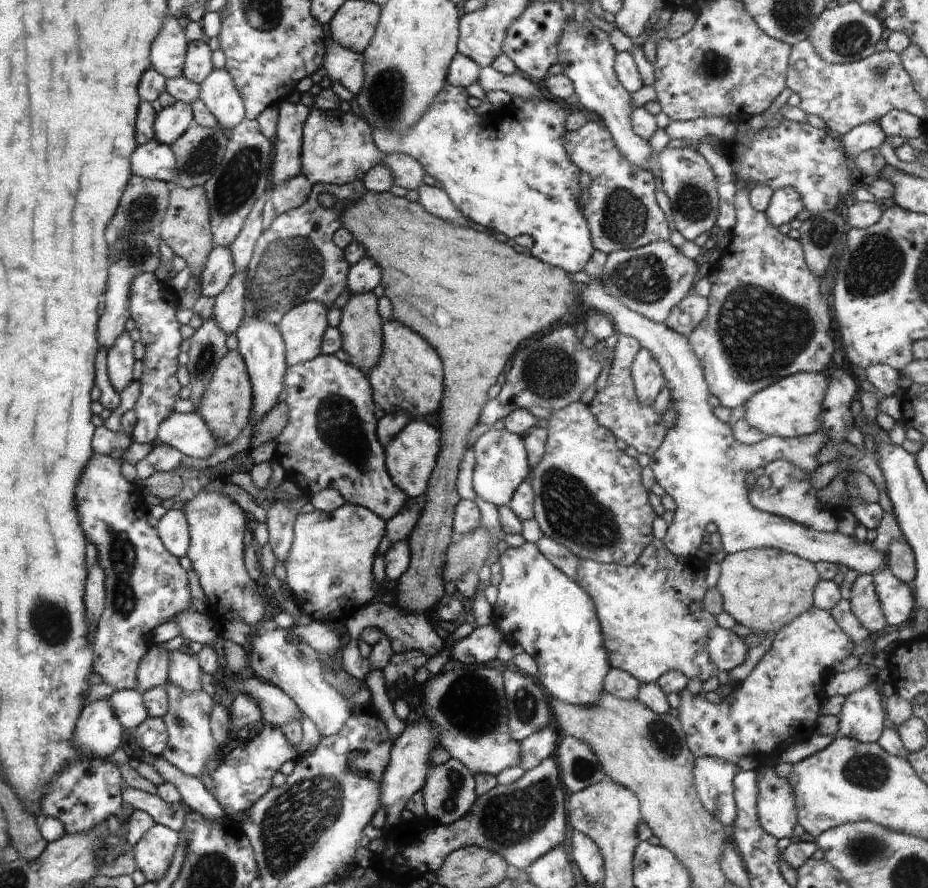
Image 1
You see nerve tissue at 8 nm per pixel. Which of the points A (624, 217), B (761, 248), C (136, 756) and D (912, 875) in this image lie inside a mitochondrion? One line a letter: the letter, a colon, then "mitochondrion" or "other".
A: mitochondrion
B: other
C: other
D: mitochondrion

